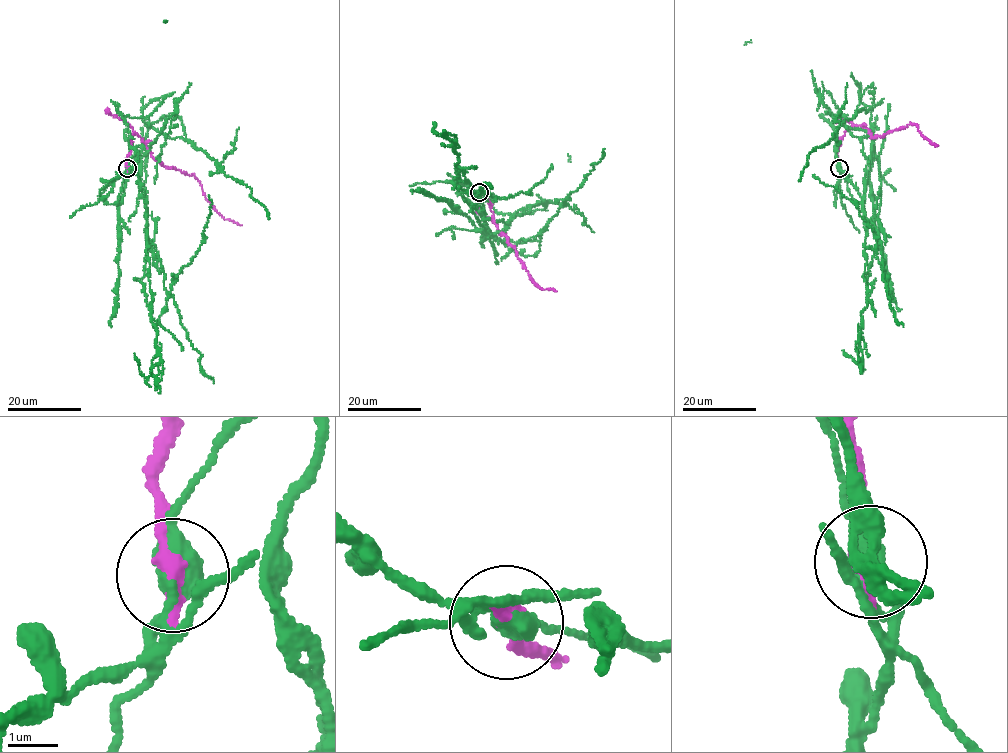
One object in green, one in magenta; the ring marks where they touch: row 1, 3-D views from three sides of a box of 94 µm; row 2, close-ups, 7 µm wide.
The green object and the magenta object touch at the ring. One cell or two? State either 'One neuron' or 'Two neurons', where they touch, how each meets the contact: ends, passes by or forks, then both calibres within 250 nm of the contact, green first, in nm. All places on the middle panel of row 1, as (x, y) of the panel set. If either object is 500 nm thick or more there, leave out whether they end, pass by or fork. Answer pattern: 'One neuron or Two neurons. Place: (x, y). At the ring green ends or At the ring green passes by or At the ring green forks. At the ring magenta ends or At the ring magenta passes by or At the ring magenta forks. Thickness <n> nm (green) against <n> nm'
Two neurons. Place: (479, 192). At the ring green passes by. At the ring magenta ends. Thickness 420 nm (green) against 380 nm

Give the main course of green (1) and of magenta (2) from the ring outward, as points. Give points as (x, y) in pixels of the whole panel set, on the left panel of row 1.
1: (127, 167), (135, 151), (147, 216), (138, 155), (148, 125), (175, 113), (187, 140), (251, 188), (269, 218)
2: (127, 167), (126, 156), (131, 151), (134, 134), (162, 164), (193, 175), (213, 208), (225, 220), (241, 225)

